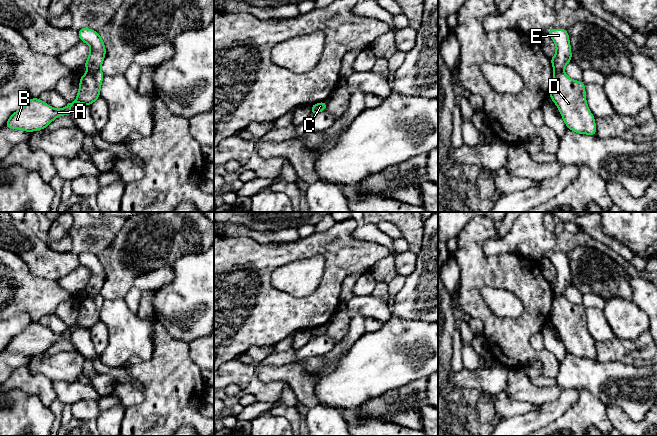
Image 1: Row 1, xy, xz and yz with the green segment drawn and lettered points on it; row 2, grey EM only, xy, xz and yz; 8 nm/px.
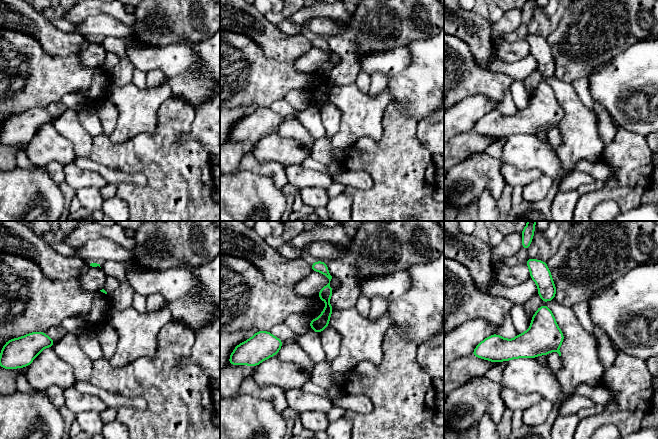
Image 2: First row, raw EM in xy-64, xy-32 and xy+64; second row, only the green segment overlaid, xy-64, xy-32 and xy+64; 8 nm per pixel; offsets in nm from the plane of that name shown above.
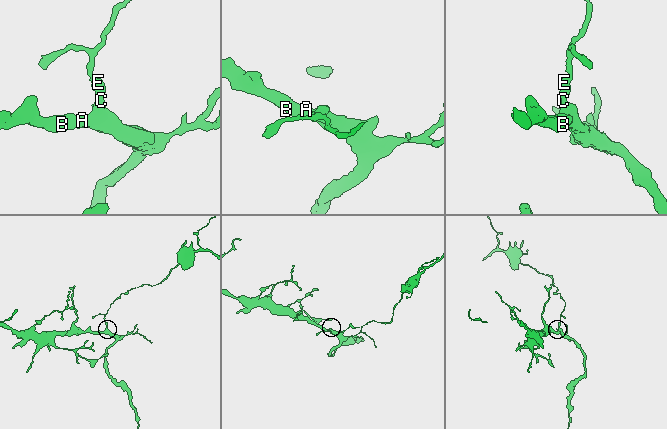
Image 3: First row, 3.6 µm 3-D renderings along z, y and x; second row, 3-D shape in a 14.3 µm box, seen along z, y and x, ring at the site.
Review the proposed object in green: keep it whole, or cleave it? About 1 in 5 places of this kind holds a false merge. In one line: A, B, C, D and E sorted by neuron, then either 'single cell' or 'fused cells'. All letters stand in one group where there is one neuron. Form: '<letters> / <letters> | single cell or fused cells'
A B C D / E | fused cells

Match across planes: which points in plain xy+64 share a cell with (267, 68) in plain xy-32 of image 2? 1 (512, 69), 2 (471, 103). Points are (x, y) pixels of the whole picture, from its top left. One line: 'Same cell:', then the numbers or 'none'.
Same cell: none

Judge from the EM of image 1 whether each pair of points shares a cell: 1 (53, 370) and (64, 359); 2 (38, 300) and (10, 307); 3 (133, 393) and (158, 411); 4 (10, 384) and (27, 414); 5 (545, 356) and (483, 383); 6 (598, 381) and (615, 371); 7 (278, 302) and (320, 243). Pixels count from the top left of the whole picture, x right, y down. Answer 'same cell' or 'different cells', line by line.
1: same cell
2: same cell
3: different cells
4: different cells
5: different cells
6: same cell
7: same cell

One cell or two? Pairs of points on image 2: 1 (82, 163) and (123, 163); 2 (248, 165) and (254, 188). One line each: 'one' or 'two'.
1: two
2: two

